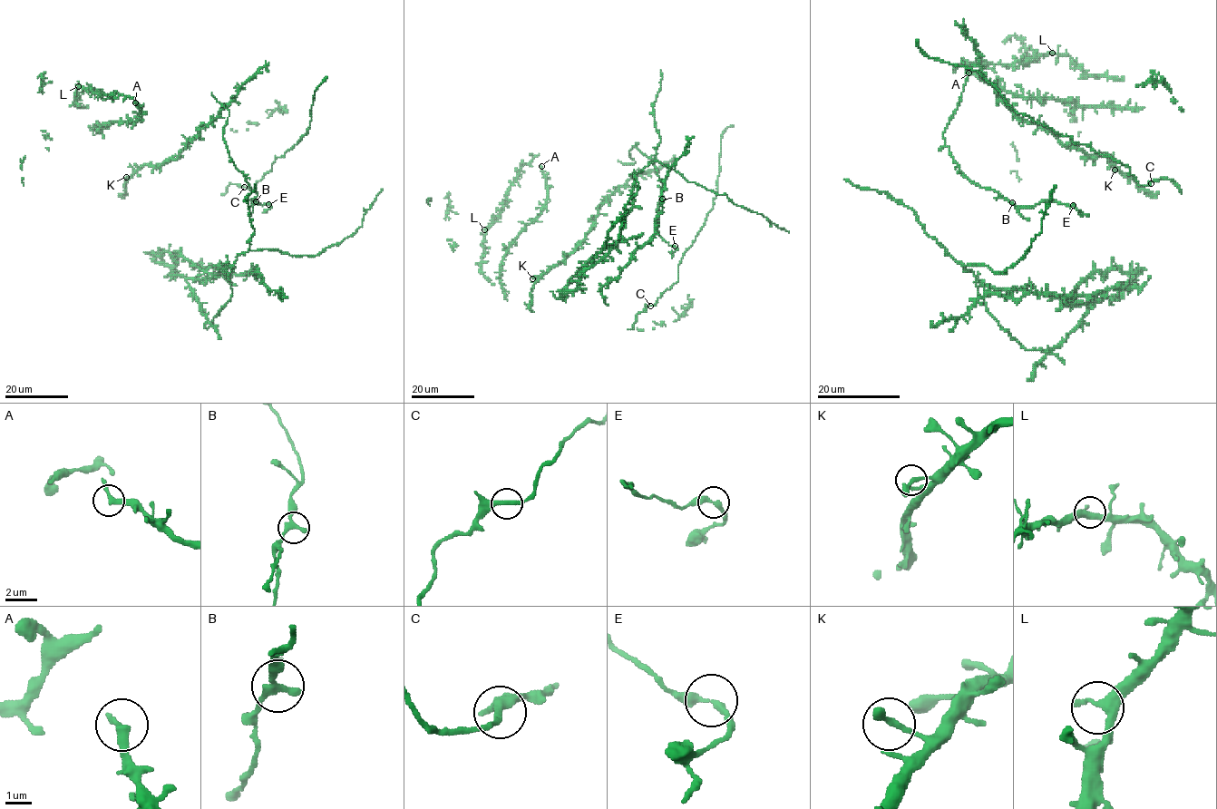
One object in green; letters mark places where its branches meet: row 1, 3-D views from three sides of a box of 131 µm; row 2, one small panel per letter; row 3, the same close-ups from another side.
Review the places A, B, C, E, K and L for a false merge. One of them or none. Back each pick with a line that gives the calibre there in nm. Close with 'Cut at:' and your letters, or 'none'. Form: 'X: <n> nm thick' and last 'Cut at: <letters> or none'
Cut at: none

